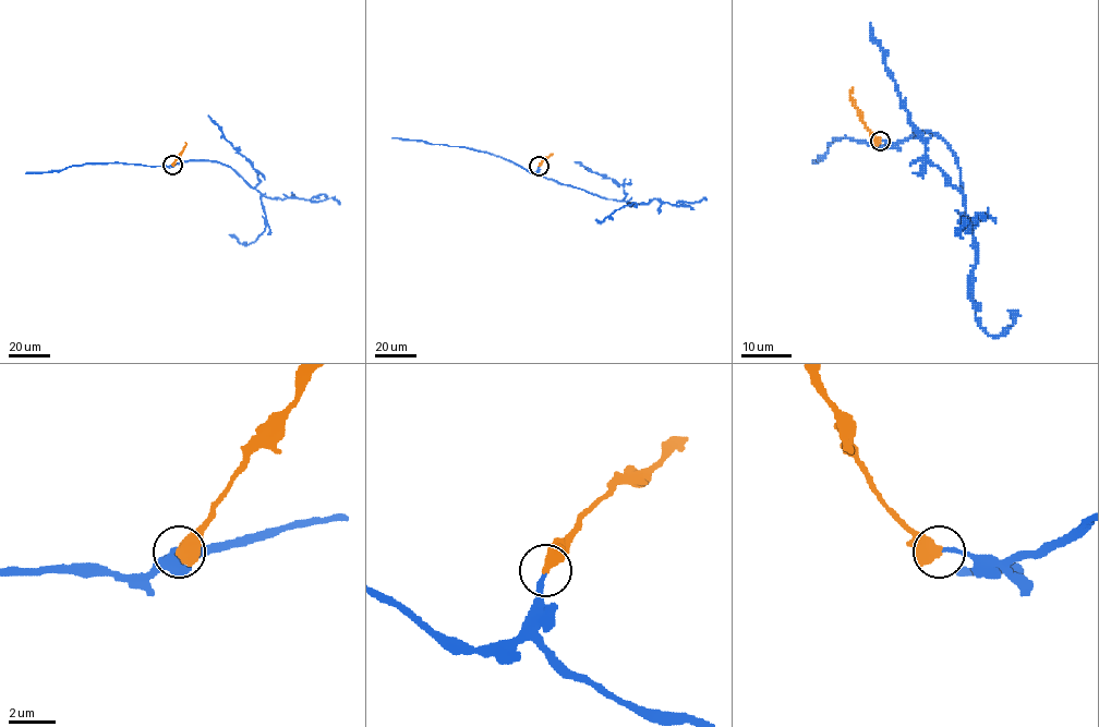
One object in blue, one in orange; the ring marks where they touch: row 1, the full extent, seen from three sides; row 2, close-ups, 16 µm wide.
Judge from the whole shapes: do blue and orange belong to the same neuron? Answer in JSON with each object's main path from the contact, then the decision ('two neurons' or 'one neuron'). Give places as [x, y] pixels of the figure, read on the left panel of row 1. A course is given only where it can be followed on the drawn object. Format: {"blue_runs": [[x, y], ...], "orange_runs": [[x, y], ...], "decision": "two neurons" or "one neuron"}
{"blue_runs": [[172, 164], [215, 161], [230, 166], [252, 188], [260, 182], [251, 164], [207, 116]], "orange_runs": [[172, 164], [185, 142]], "decision": "one neuron"}

